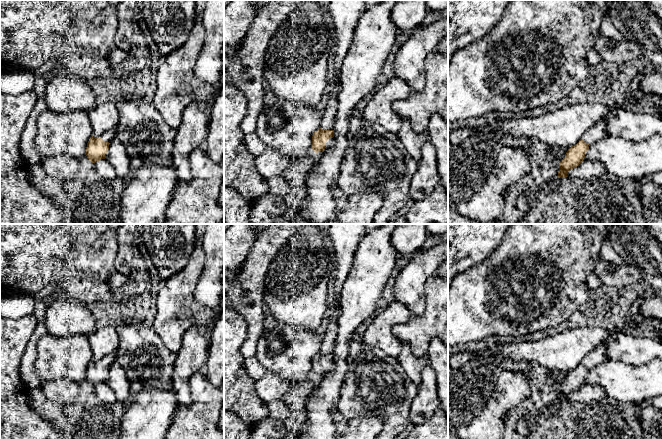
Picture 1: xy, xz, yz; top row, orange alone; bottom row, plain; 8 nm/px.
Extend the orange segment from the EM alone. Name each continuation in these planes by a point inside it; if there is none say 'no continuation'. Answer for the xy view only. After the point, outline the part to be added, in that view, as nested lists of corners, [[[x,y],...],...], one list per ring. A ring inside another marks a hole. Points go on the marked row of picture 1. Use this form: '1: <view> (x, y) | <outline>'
1: xy (108, 136) | [[[111,129],[103,133],[100,138],[105,142],[110,143],[115,137],[116,137],[116,129]]]

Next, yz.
1: yz (597, 132) | [[[606,117],[585,131],[582,138],[586,143],[593,144],[609,136],[606,128]]]

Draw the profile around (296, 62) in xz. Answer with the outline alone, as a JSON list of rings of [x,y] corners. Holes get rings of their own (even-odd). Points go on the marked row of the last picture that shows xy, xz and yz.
[[[295,0],[292,11],[277,28],[265,53],[264,81],[277,96],[297,105],[318,107],[328,85],[328,60],[336,46],[334,21],[329,12],[331,0]]]

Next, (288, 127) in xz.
[[[264,81],[263,106],[256,123],[257,136],[267,145],[292,160],[302,159],[312,149],[312,135],[320,128],[322,111],[318,107],[306,107],[291,103],[272,92]]]

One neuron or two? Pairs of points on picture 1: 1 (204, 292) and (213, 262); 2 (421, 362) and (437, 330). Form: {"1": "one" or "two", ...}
{"1": "one", "2": "two"}

